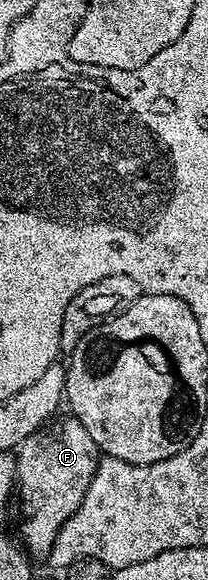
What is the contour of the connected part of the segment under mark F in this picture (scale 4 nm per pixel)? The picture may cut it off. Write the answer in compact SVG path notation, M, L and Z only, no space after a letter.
M71 414L65 416L65 420L56 418L45 424L39 432L23 440L18 449L18 504L20 500L20 512L25 516L19 535L33 557L47 557L51 553L60 528L82 506L102 459L86 425Z

